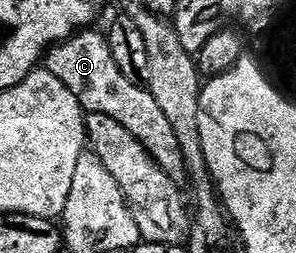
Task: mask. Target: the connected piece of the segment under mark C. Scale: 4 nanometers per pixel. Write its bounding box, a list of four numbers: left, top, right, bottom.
[44,29,184,181]

